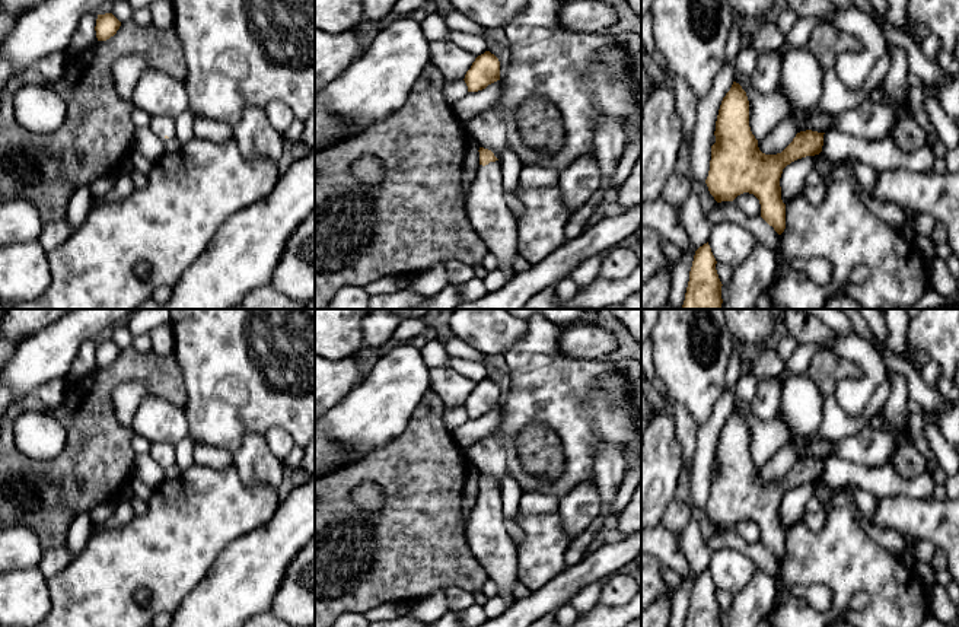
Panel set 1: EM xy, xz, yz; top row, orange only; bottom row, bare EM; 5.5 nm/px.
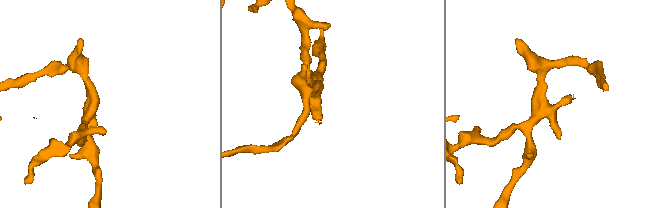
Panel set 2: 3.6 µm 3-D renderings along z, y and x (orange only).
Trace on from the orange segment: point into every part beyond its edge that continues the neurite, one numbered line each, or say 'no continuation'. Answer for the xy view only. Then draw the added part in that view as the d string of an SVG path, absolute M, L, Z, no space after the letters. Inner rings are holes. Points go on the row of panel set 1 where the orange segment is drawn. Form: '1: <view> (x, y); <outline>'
1: xy (162, 126); M154 115L150 122L150 130L166 144L169 140L176 139L176 118Z

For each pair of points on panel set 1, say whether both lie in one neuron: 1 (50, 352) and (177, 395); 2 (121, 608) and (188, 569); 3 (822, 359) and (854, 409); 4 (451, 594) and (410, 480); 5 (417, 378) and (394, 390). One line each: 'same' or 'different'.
1: different
2: same
3: different
4: different
5: same

